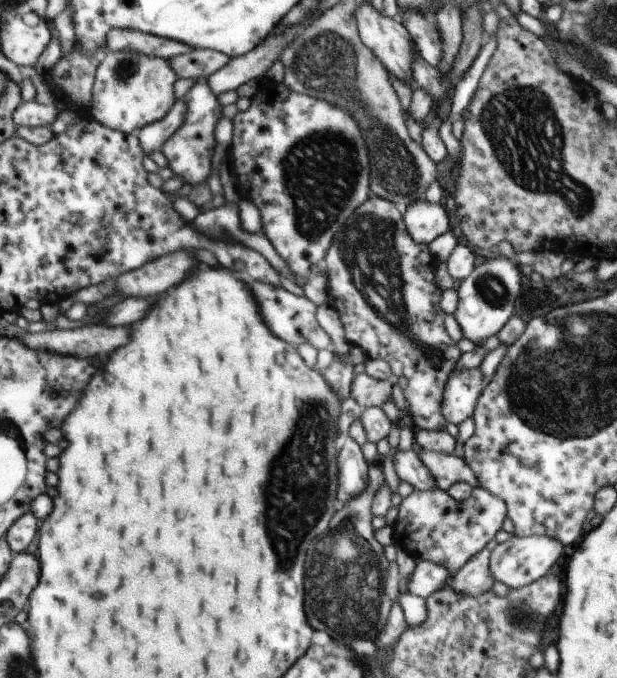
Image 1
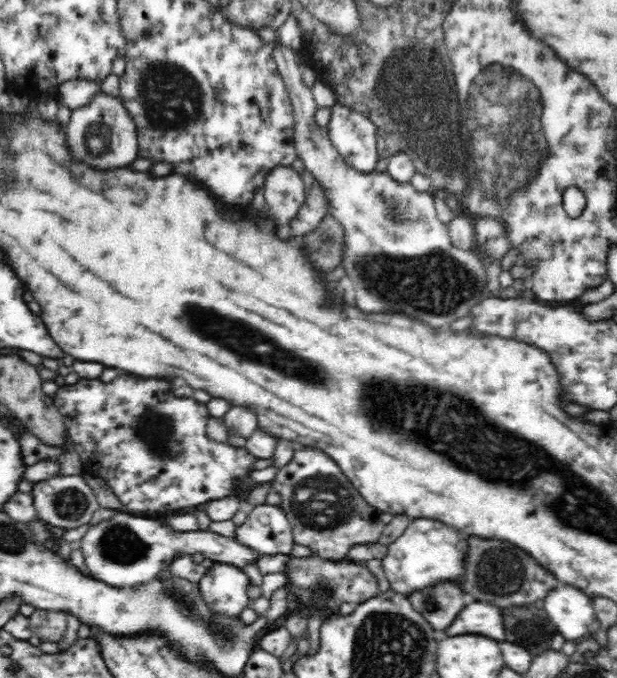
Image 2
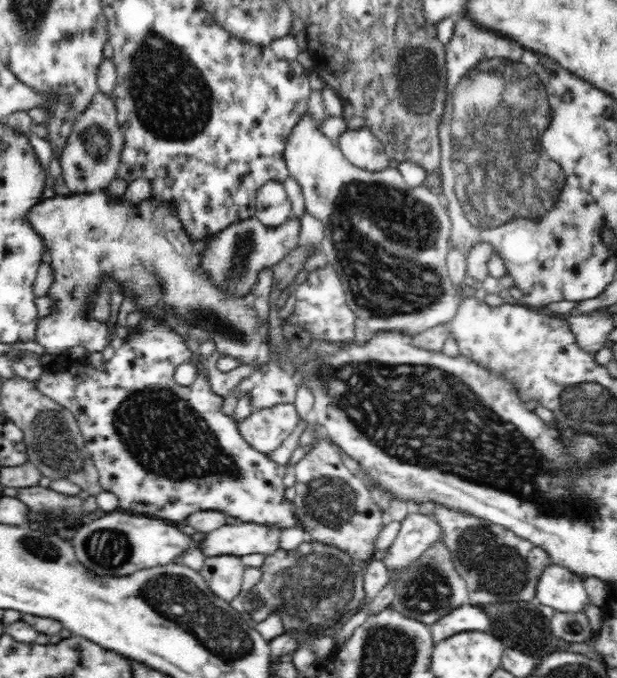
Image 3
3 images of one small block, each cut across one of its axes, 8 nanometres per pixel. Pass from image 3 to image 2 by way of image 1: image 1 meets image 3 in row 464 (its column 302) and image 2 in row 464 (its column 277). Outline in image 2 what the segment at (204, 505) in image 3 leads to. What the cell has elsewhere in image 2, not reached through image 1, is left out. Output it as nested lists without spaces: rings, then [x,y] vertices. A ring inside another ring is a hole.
[[[124,374],[124,376],[120,376],[120,378],[112,380],[112,382],[100,382],[99,378],[94,380],[79,379],[78,382],[72,385],[60,382],[58,392],[53,397],[53,401],[60,414],[68,418],[66,420],[67,437],[74,445],[74,450],[80,455],[83,473],[90,473],[91,476],[105,480],[106,484],[114,491],[114,494],[118,495],[120,501],[122,501],[124,512],[147,516],[166,516],[167,514],[176,512],[193,511],[195,508],[201,508],[208,501],[234,495],[240,498],[240,502],[242,502],[244,508],[252,508],[245,505],[245,497],[251,490],[249,488],[252,481],[243,477],[253,471],[251,466],[256,460],[255,456],[250,454],[245,448],[236,448],[235,446],[230,446],[228,442],[221,443],[210,439],[206,435],[206,424],[211,416],[208,410],[206,410],[206,406],[204,404],[192,404],[192,402],[196,402],[192,398],[178,398],[178,396],[174,396],[170,392],[170,384],[168,382],[158,382],[154,378],[146,378],[144,380],[144,378],[138,378],[138,376],[132,376],[132,374]]]

